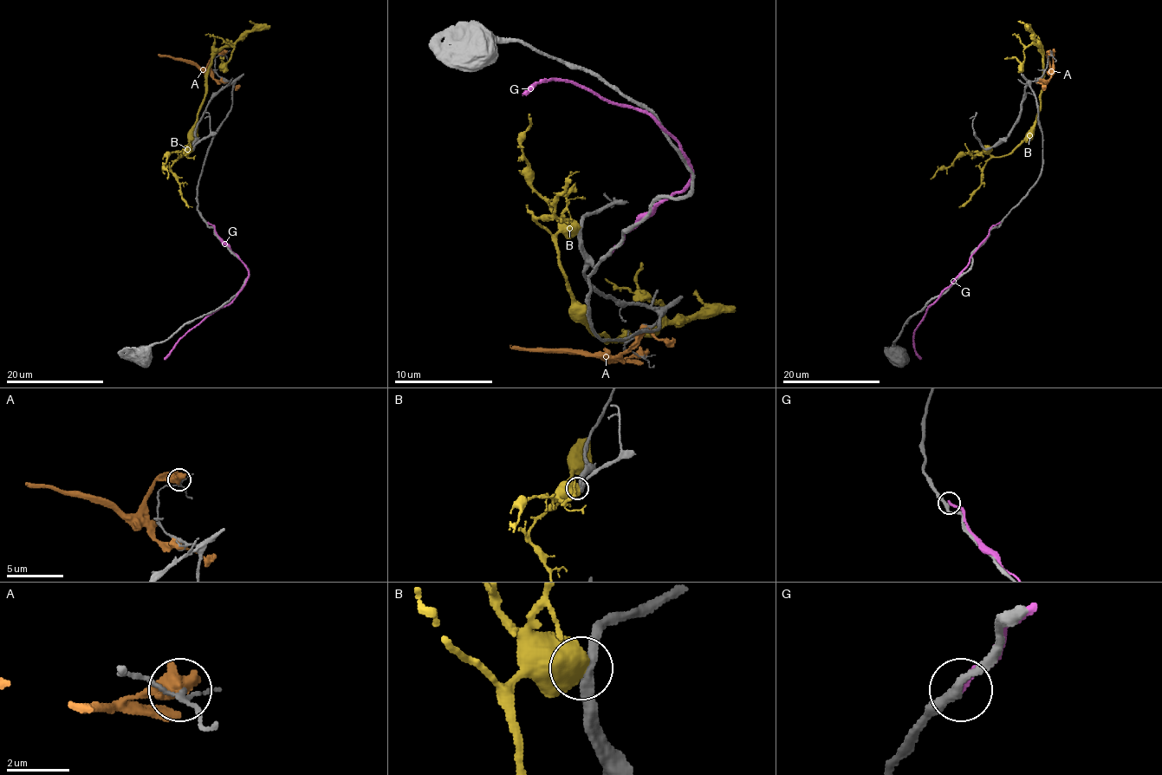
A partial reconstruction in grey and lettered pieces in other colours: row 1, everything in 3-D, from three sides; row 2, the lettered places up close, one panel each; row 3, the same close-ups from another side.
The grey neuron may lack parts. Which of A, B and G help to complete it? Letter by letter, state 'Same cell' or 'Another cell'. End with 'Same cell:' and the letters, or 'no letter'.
A: Another cell
B: Another cell
G: Another cell
Same cell: no letter

